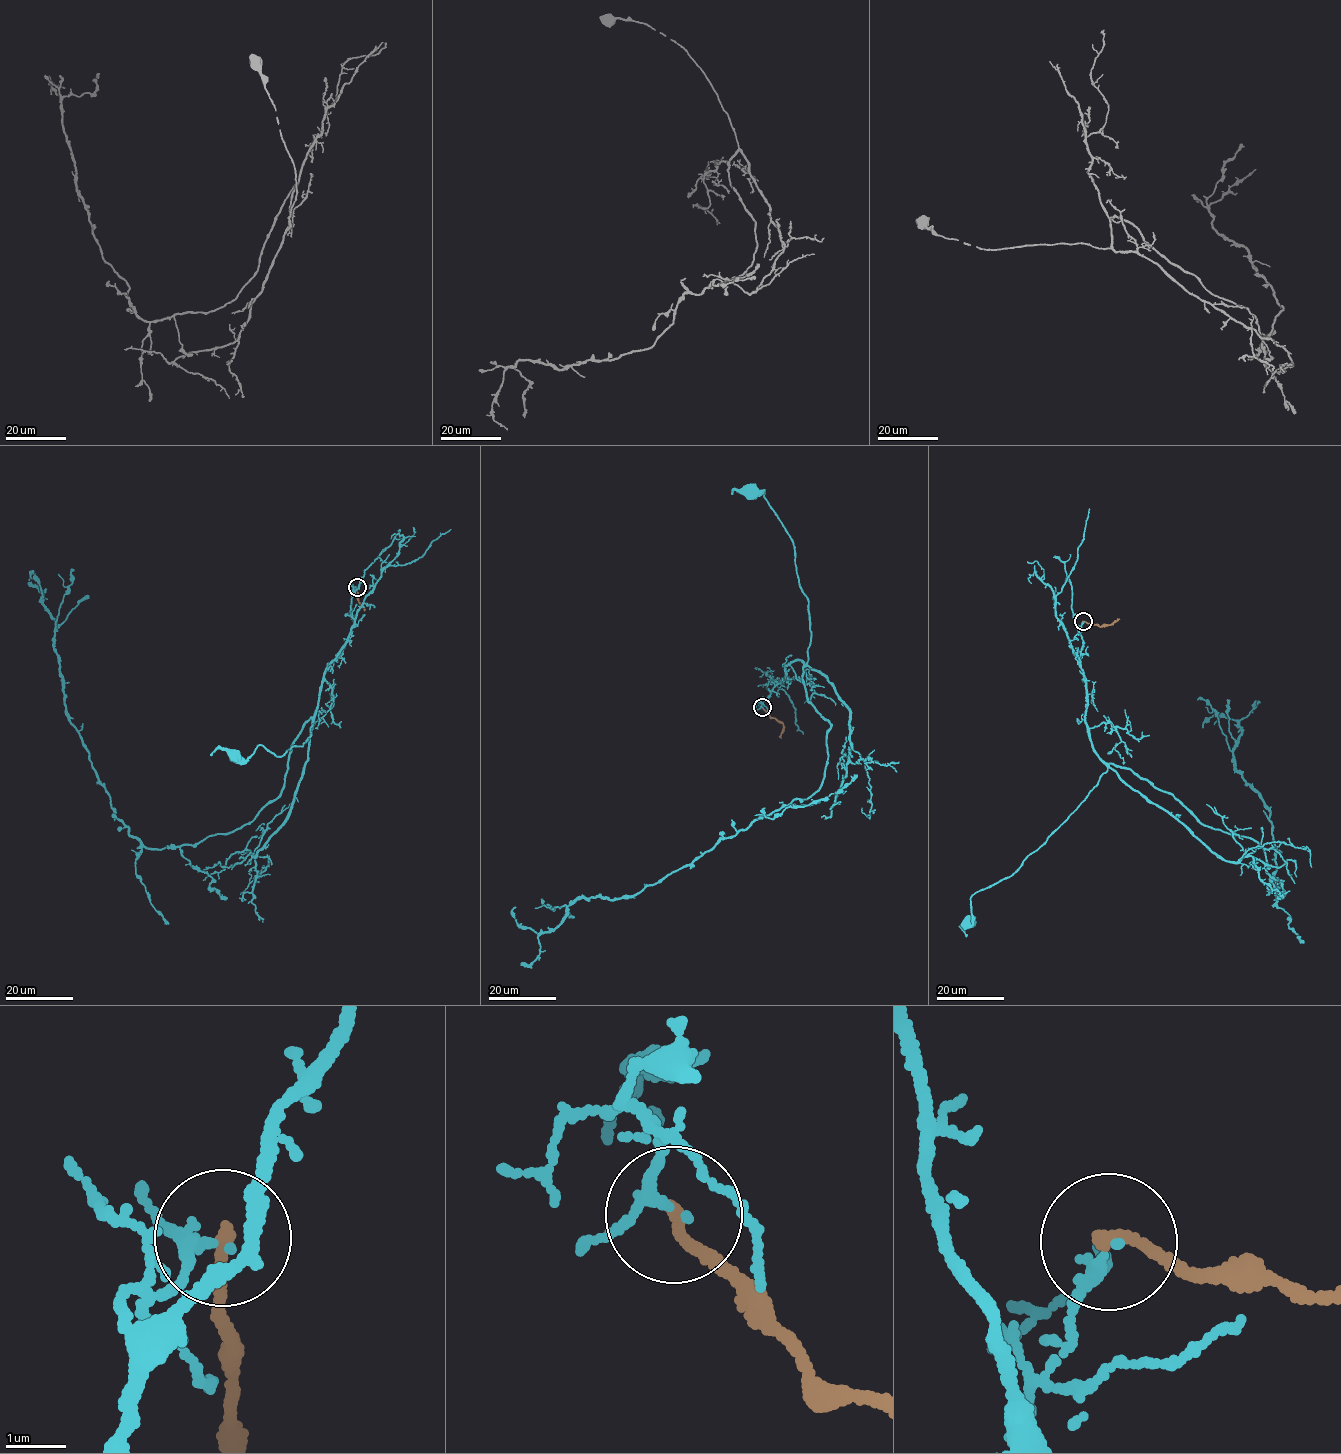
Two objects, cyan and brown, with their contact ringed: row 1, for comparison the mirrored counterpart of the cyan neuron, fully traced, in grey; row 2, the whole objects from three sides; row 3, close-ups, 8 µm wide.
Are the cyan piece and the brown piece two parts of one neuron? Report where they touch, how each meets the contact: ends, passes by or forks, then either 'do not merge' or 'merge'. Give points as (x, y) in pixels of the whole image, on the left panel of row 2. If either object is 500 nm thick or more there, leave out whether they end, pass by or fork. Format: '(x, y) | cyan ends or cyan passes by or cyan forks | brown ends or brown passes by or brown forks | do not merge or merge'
(357, 587) | cyan passes by | brown ends | do not merge

